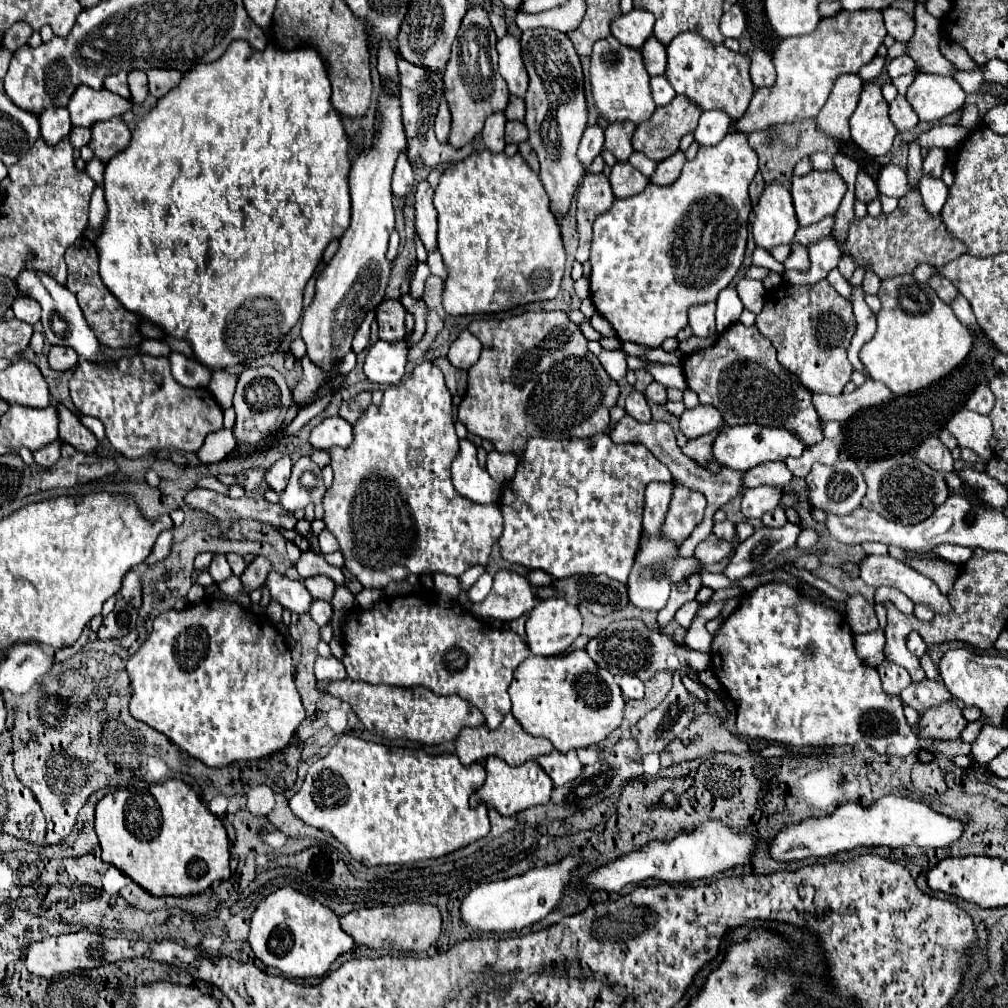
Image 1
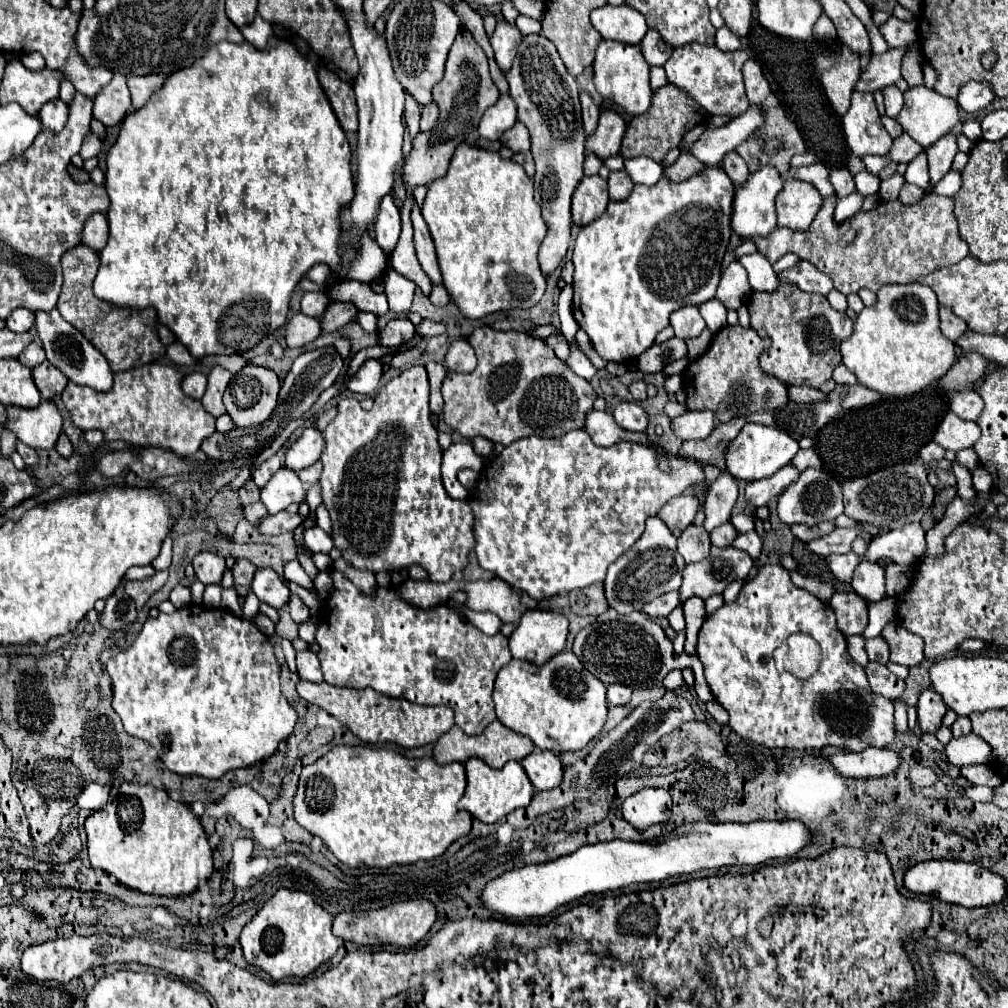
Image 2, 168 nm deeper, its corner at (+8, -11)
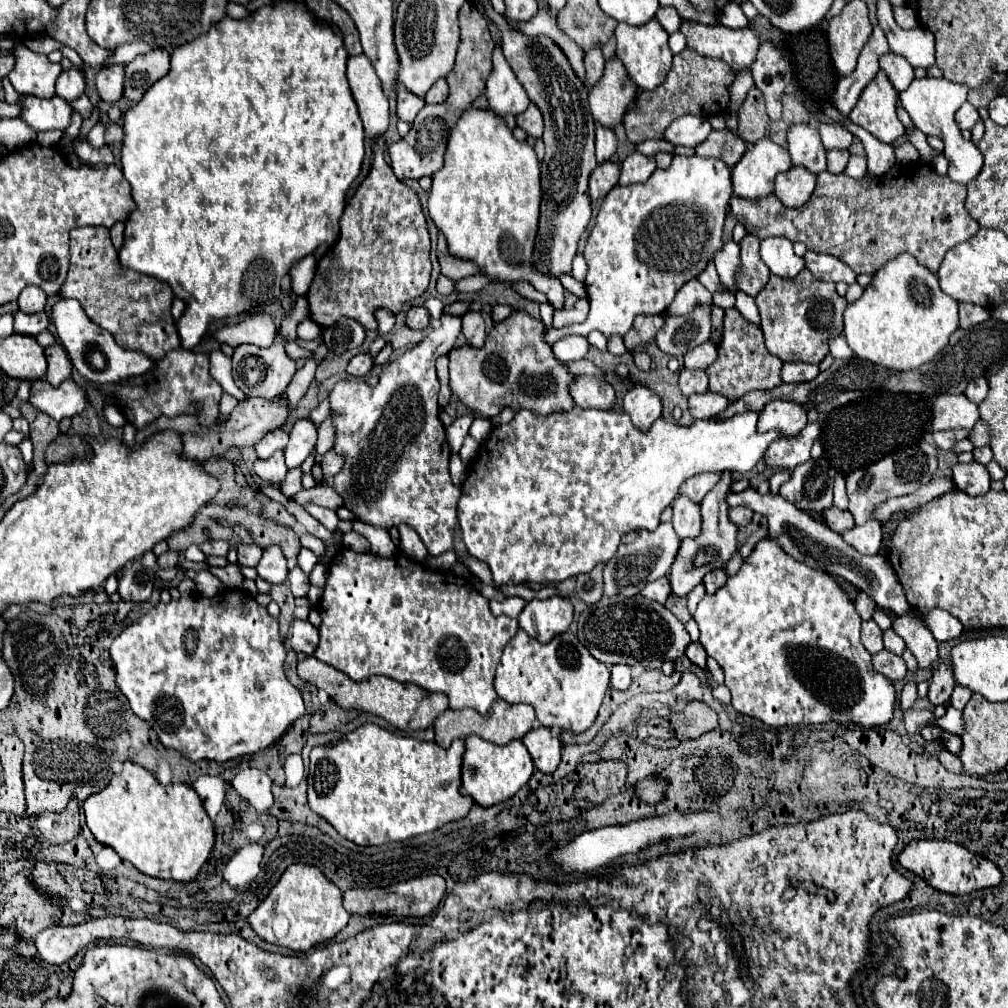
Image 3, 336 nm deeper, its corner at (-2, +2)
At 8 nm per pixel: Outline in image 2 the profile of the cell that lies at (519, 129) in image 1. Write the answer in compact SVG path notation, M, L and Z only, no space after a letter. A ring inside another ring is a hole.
M516 122L510 130L506 130L506 134L502 134L500 142L510 148L512 152L528 152L530 150L530 136L528 136L528 128L522 122Z

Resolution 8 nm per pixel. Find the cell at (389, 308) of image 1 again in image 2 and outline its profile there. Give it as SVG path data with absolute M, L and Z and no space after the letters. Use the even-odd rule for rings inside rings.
M408 318L390 320L380 332L378 332L378 344L386 348L396 348L408 340L414 338L414 324Z

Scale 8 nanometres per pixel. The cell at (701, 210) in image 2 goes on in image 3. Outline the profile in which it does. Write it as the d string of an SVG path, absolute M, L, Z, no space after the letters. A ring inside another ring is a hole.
M676 155L666 169L656 169L646 183L636 185L616 185L602 201L596 215L596 225L588 237L584 257L588 261L586 289L590 301L590 313L584 323L564 325L562 329L546 327L544 341L550 345L564 335L588 335L590 331L600 331L608 335L626 335L638 313L658 315L668 309L676 291L690 279L694 279L714 253L722 247L722 225L728 211L728 199L732 195L732 175L724 161L706 157L684 157Z

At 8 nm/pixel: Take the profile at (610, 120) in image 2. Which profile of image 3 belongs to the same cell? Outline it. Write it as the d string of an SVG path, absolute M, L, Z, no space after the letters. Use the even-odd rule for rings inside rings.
M614 55L606 61L604 75L596 83L596 87L588 95L590 111L596 119L596 123L614 129L622 123L626 107L634 101L636 87L632 85L624 65L620 65L620 59Z

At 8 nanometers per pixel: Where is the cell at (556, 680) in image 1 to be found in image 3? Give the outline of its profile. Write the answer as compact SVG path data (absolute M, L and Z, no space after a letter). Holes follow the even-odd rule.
M518 629L516 637L512 637L502 651L494 687L498 697L508 703L532 705L540 725L582 733L598 715L604 693L610 687L610 669L596 661L570 631L560 633L550 643L542 645L528 637L524 629Z

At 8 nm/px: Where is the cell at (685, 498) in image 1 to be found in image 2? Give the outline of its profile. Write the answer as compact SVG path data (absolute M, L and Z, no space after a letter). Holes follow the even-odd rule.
M680 494L680 496L672 498L666 506L662 506L662 510L658 512L658 518L670 530L674 530L674 528L684 530L686 526L692 524L698 508L700 508L700 504L692 494Z

